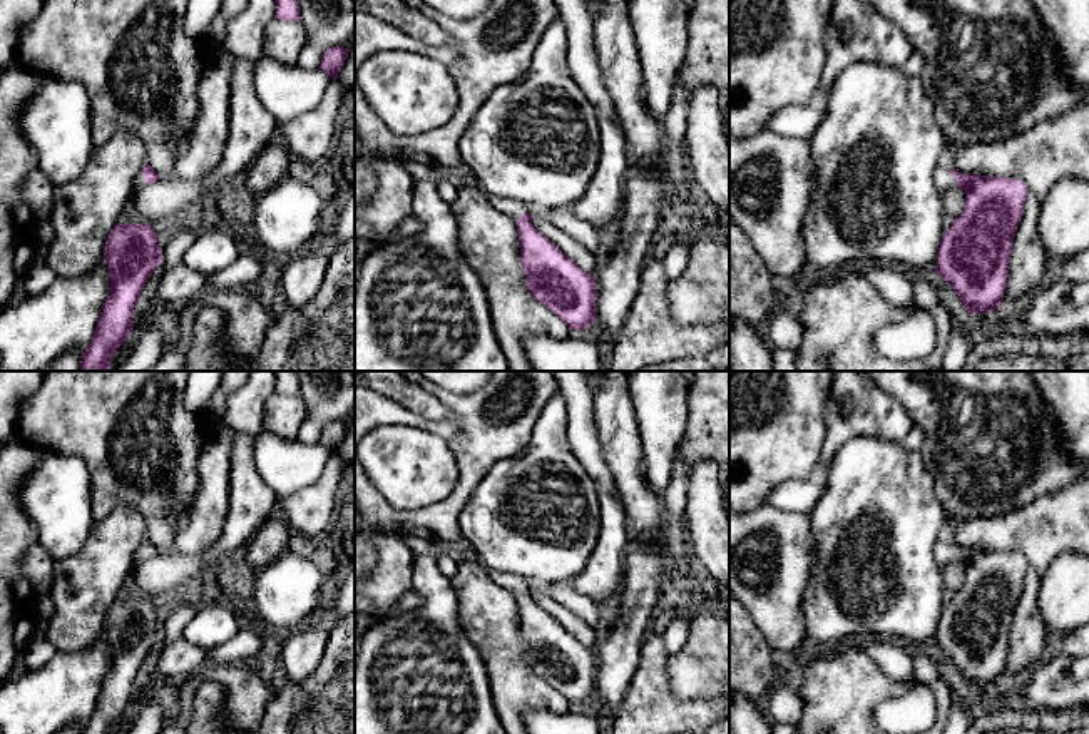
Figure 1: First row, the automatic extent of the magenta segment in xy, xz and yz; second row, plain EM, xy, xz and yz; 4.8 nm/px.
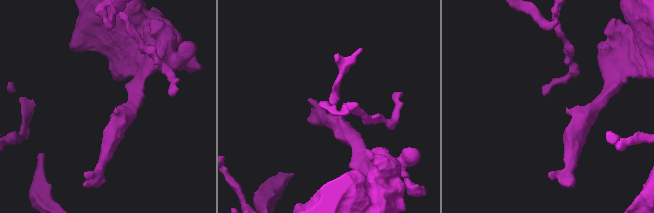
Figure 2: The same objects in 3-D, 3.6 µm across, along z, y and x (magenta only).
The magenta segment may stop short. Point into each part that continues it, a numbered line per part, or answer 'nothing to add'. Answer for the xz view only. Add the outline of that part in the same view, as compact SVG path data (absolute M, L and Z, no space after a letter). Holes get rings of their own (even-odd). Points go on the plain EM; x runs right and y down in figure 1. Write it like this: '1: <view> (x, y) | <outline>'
1: xz (511, 582) | M488 568L490 579L517 595L522 589L530 587L529 580L520 575L510 575Z

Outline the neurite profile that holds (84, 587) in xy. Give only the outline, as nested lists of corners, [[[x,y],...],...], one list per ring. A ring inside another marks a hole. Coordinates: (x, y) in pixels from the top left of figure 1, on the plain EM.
[[[122,503],[107,518],[94,523],[77,553],[54,562],[50,589],[54,615],[47,622],[45,639],[57,652],[82,652],[100,639],[107,612],[117,599],[125,577],[134,572],[132,557],[146,538],[144,517],[135,507]]]

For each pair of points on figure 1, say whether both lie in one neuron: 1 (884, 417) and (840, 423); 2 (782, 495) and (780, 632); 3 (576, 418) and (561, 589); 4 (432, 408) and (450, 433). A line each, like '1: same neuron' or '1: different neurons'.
1: same neuron
2: different neurons
3: different neurons
4: different neurons

